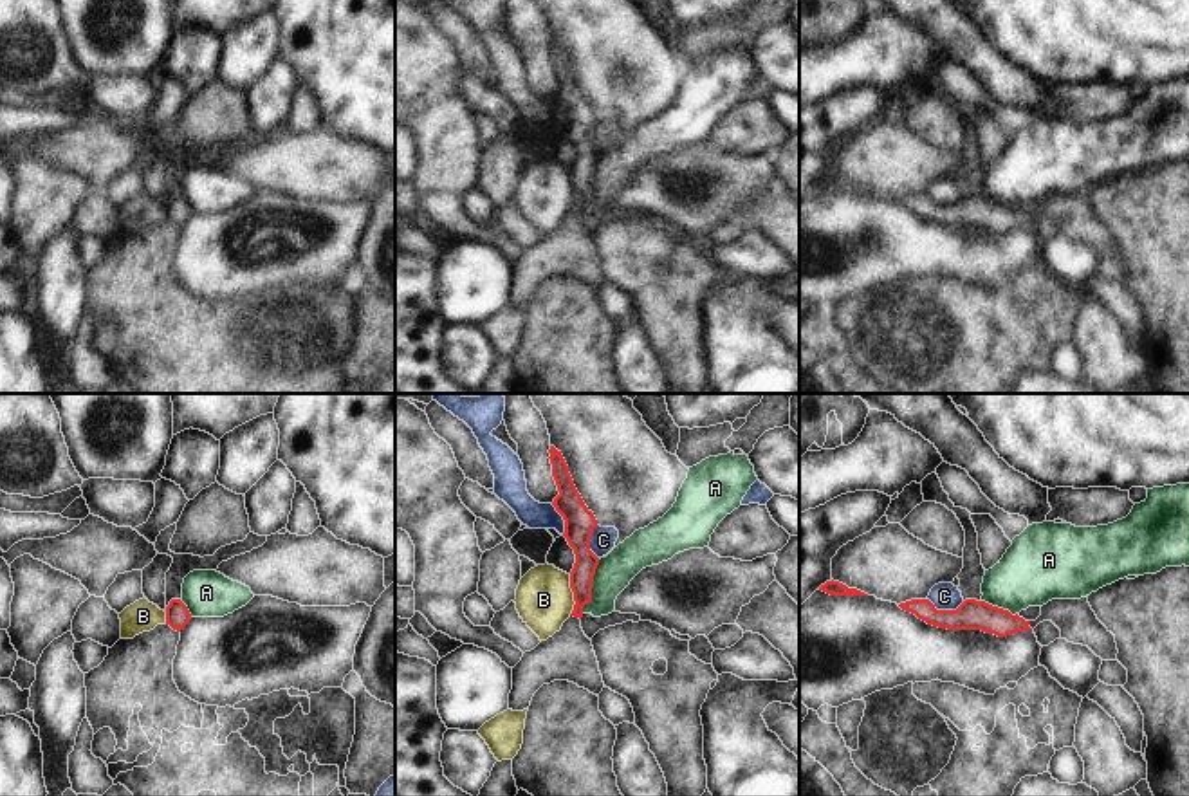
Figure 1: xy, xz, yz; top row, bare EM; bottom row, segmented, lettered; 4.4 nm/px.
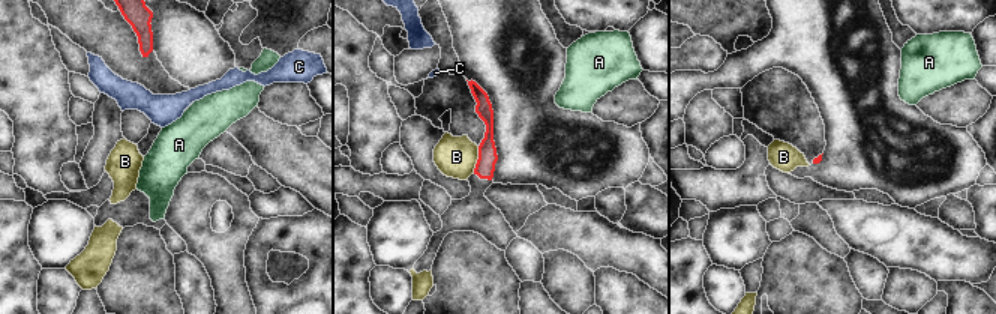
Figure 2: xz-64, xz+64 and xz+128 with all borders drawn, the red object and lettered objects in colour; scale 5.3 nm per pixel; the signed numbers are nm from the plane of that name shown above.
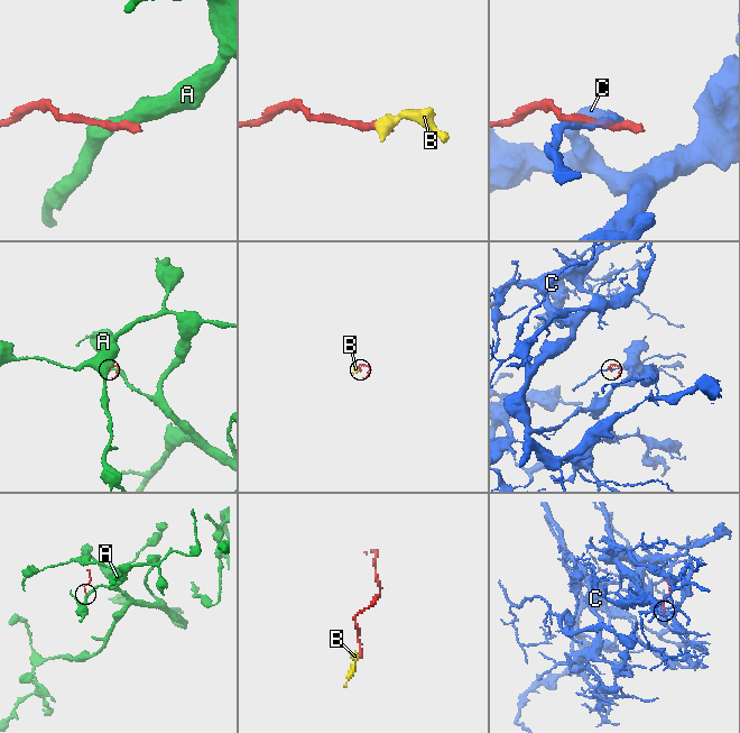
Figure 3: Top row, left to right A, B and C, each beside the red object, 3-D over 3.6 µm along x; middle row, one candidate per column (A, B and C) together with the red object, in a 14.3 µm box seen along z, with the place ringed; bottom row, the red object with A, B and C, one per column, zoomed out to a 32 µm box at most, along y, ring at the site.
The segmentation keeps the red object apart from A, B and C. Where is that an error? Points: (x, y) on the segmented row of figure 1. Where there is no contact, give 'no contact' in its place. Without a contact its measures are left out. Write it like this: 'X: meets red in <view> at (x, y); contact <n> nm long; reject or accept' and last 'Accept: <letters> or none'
A: meets red in xz at (590, 587); contact 260 nm long; reject
B: meets red in xz at (574, 594); contact 180 nm long; reject
C: meets red in yz at (946, 610); contact 170 nm long; reject
Accept: none

